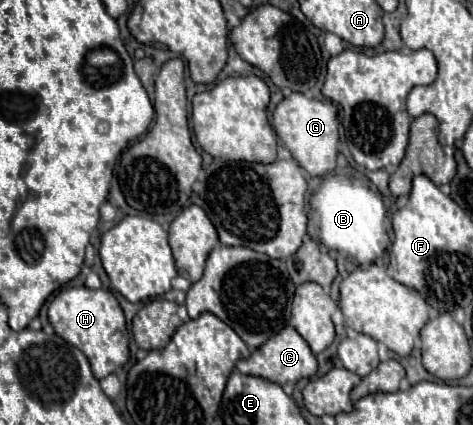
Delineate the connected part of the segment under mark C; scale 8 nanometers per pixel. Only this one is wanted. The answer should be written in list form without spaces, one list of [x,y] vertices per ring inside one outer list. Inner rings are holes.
[[[286,326],[286,330],[280,330],[278,334],[274,334],[274,338],[268,338],[248,358],[238,360],[236,362],[236,368],[242,374],[262,376],[262,378],[266,378],[266,380],[276,382],[276,384],[282,386],[286,382],[298,382],[302,378],[314,376],[316,370],[318,370],[318,362],[316,362],[316,356],[312,354],[310,346],[306,344],[306,340],[292,326]]]

